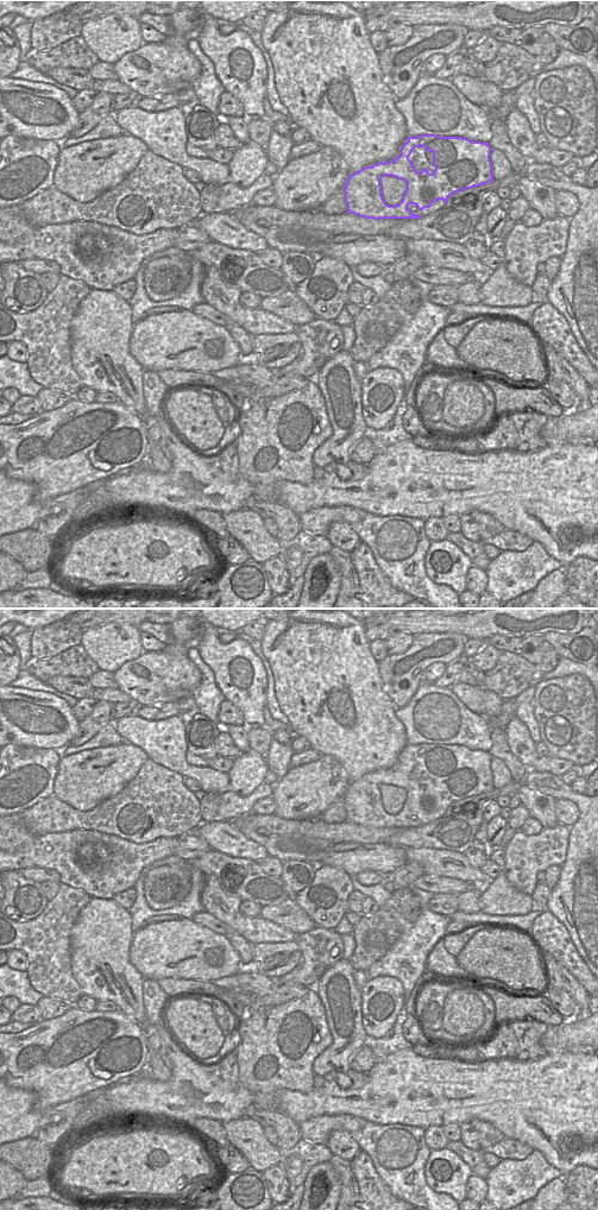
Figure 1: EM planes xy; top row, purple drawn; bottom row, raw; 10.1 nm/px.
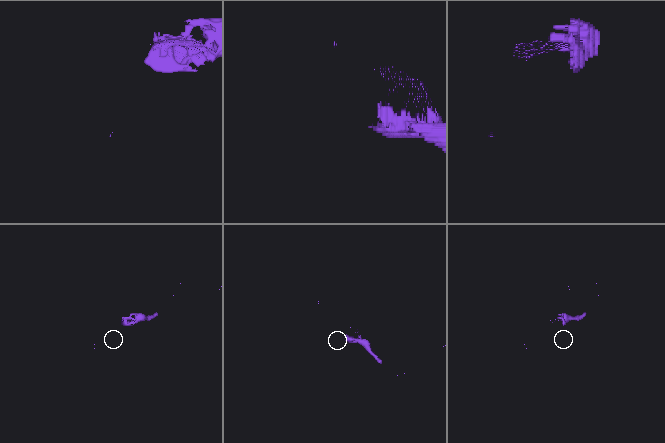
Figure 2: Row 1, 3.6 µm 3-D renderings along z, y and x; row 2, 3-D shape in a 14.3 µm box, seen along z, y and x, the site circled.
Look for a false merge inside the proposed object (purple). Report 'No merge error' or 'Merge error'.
No merge error

